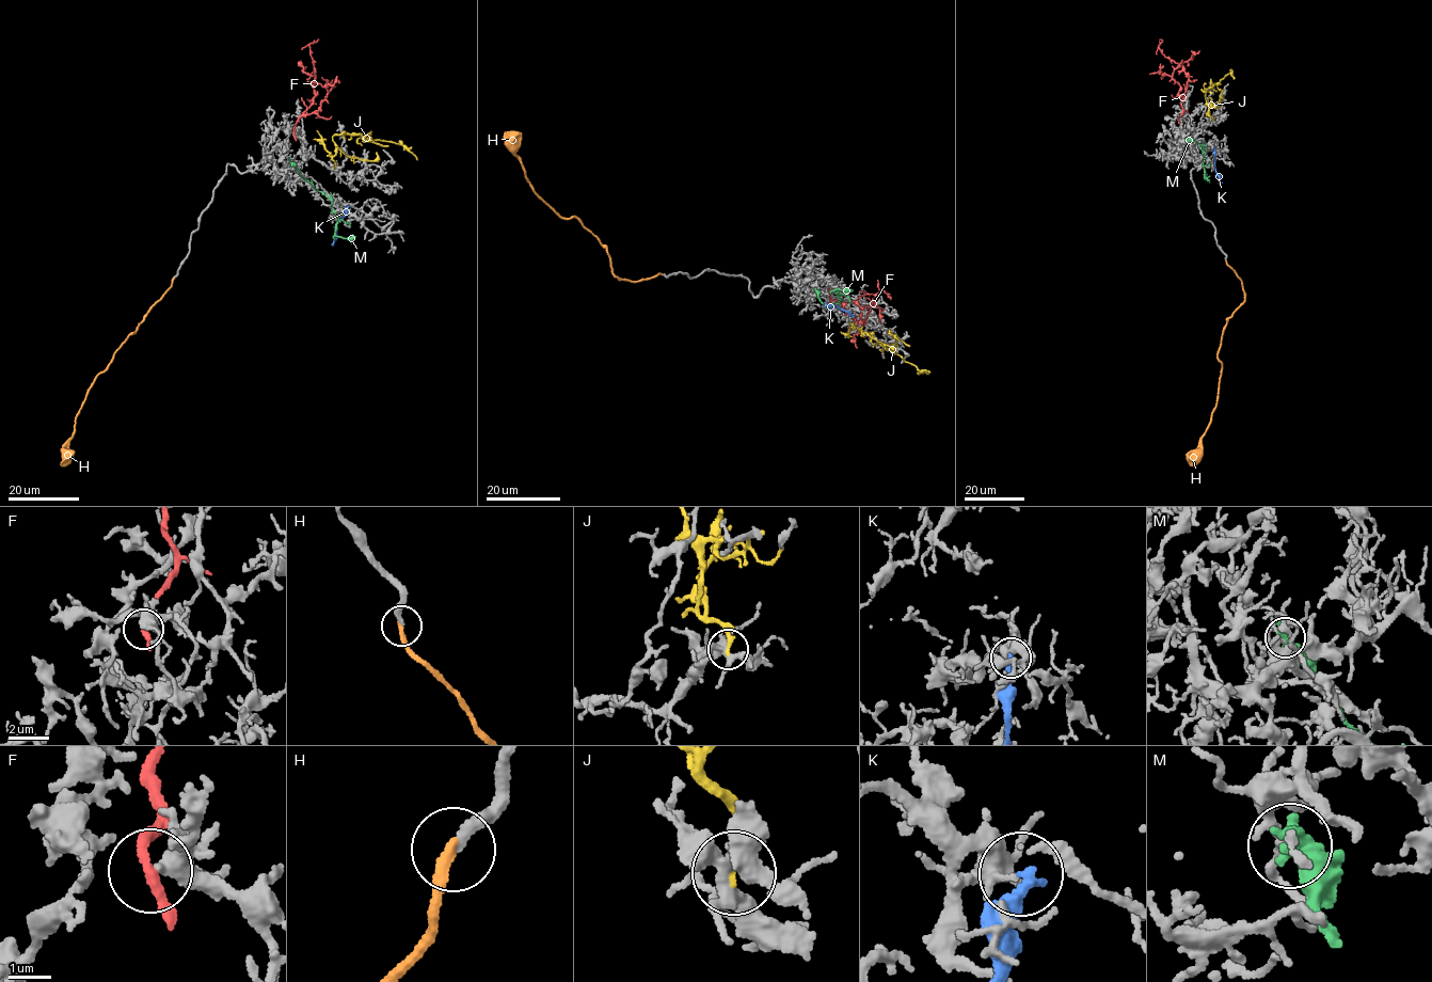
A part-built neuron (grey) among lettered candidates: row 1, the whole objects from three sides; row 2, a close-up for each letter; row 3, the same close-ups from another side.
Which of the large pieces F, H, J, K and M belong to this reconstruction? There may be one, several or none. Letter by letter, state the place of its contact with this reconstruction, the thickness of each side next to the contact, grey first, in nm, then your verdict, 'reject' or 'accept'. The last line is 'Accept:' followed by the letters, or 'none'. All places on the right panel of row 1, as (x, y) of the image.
F: (1178, 121) | 280/240 nm | reject
H: (1226, 260) | 280/280 nm | accept
J: (1212, 121) | 360/240 nm | reject
K: (1215, 147) | 200/320 nm | reject
M: (1188, 139) | 180/360 nm | reject
Accept: H

